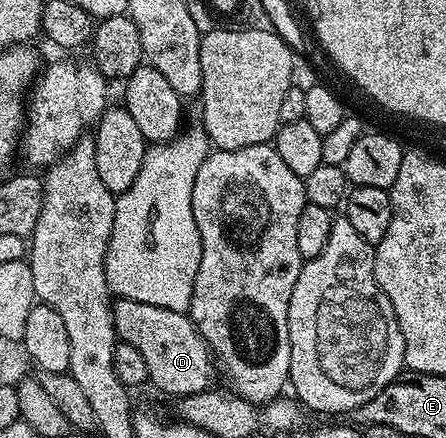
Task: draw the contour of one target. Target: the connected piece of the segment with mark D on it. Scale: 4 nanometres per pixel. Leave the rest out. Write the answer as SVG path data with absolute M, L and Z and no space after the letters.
M118 298L112 306L118 340L139 349L143 361L147 361L152 386L172 397L194 395L214 386L215 356L186 312L163 309L157 303L123 298Z

